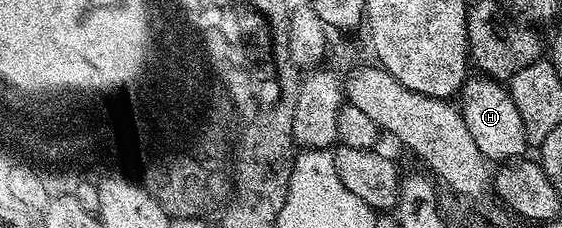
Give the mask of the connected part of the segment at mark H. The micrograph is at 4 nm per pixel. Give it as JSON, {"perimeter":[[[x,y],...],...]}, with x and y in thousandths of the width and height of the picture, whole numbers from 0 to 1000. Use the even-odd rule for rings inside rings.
{"perimeter":[[[843,329],[831,351],[819,395],[819,474],[826,539],[833,539],[833,579],[847,645],[865,689],[867,711],[913,715],[931,684],[940,654],[932,522],[925,522],[925,487],[918,487],[918,452],[911,452],[906,386],[877,338]]]}

